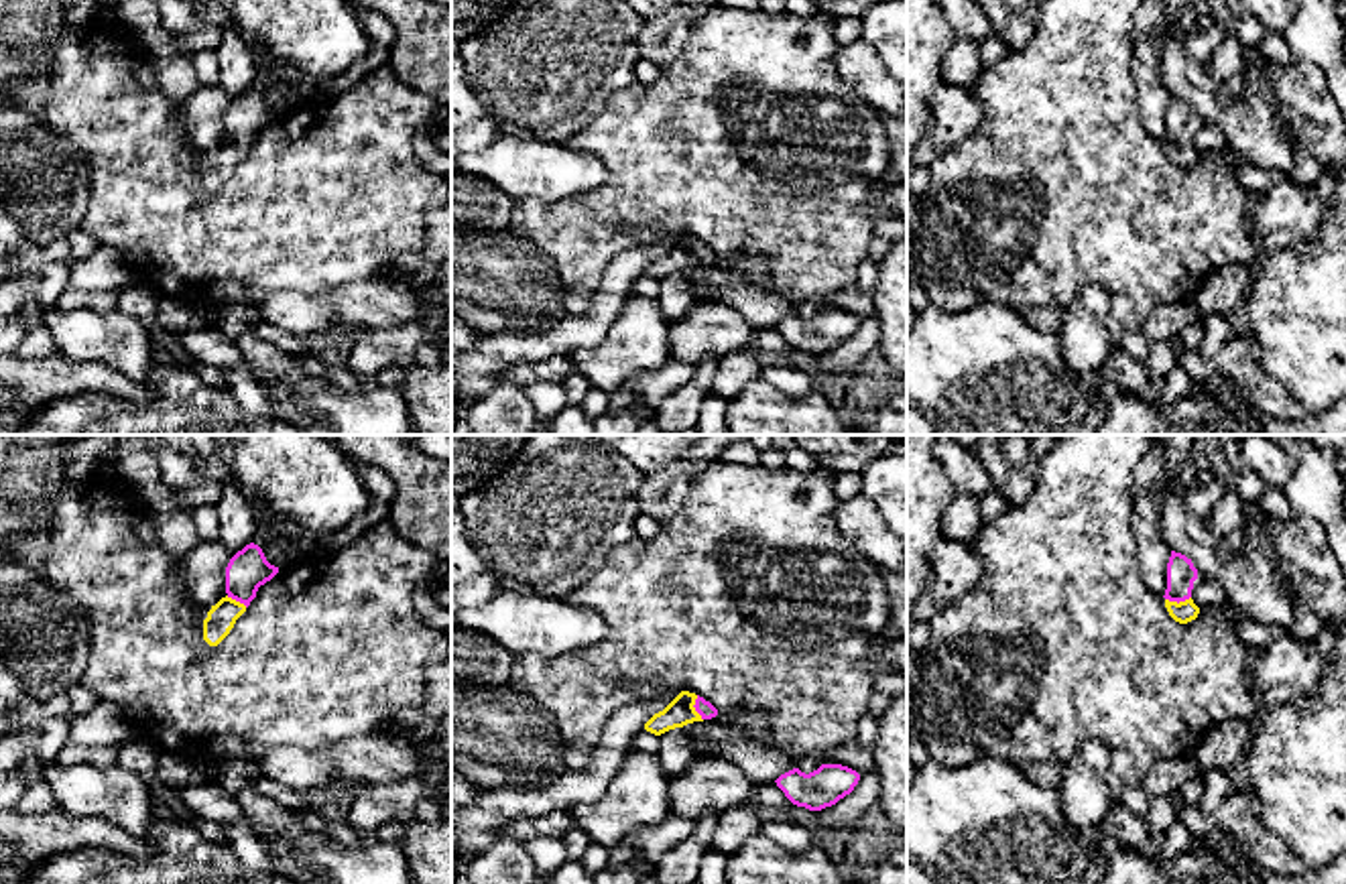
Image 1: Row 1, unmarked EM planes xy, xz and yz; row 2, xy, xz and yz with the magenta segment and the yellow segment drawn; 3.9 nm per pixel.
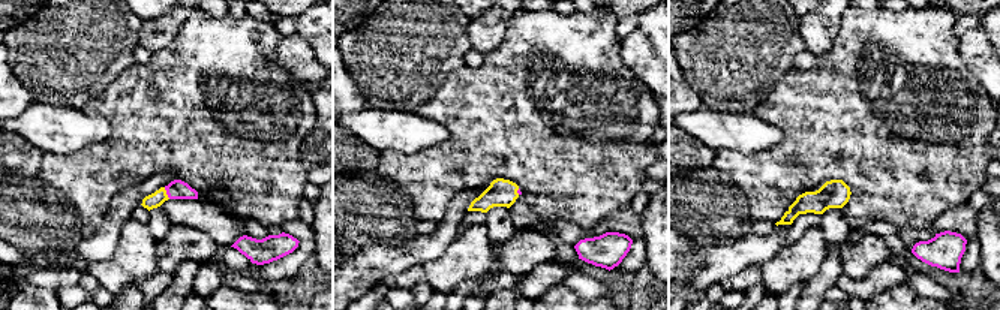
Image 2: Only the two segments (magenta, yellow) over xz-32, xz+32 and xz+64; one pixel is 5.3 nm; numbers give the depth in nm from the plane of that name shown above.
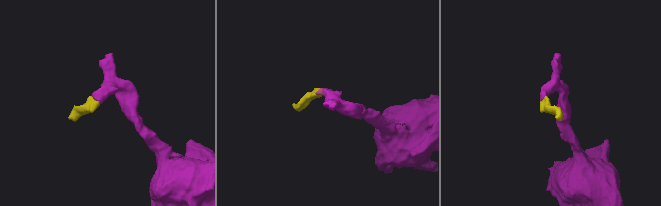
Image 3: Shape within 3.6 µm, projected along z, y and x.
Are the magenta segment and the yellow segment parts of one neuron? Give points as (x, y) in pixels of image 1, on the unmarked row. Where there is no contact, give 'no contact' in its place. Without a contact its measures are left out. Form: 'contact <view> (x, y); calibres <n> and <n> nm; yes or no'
contact yz (1178, 147); calibres 120 and 90 nm; yes

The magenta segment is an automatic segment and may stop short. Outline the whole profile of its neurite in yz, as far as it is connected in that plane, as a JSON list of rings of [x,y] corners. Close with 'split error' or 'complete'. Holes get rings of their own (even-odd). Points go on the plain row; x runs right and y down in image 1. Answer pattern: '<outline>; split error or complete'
[[[1171,96],[1167,108],[1167,134],[1163,142],[1169,161],[1179,169],[1187,169],[1200,159],[1200,152],[1191,144],[1196,124],[1198,114],[1194,112],[1191,104]]]; split error

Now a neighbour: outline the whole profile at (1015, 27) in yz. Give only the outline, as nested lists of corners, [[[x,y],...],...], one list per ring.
[[[978,0],[988,16],[992,30],[1011,51],[1023,49],[1035,33],[1045,0],[1029,0],[1023,10],[1011,10],[1002,0]]]

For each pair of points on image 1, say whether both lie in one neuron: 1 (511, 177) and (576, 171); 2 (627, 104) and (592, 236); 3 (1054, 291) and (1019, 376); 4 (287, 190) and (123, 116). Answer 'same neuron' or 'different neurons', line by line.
1: same neuron
2: same neuron
3: different neurons
4: same neuron

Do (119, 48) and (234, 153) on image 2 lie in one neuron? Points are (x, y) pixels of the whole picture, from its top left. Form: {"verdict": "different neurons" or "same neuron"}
{"verdict": "different neurons"}

